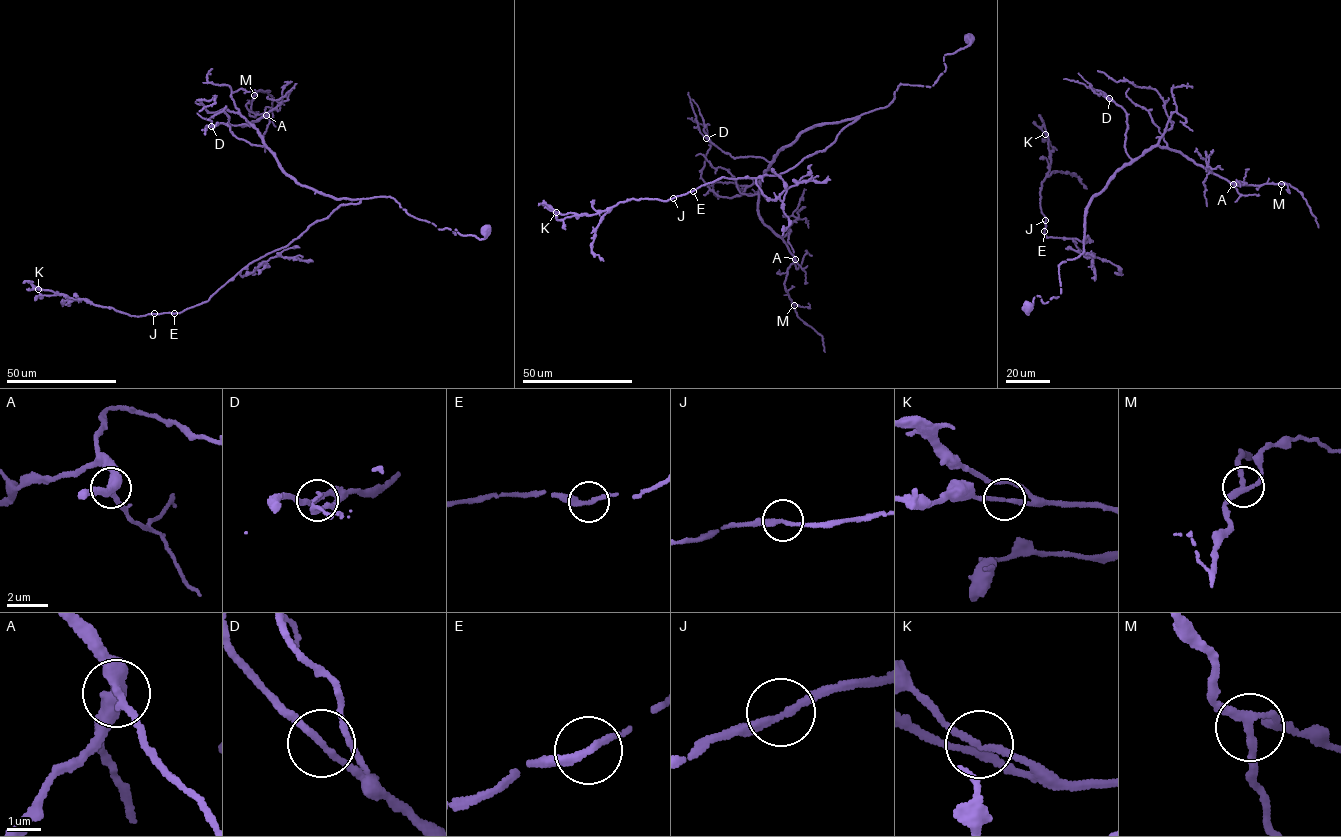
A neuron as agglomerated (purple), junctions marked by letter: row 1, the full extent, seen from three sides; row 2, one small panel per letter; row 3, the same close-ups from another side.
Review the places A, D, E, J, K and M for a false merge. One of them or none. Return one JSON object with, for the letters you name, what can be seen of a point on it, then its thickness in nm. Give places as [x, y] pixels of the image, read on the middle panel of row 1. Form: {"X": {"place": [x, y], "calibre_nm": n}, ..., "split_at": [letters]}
{"split_at": []}

